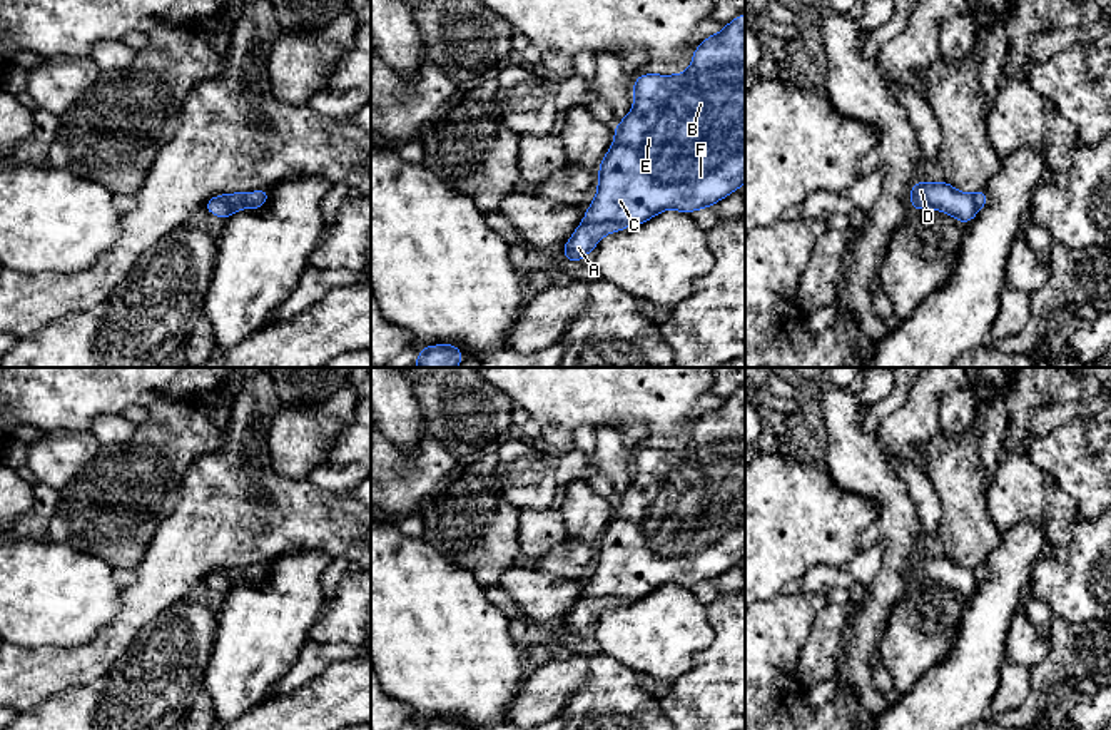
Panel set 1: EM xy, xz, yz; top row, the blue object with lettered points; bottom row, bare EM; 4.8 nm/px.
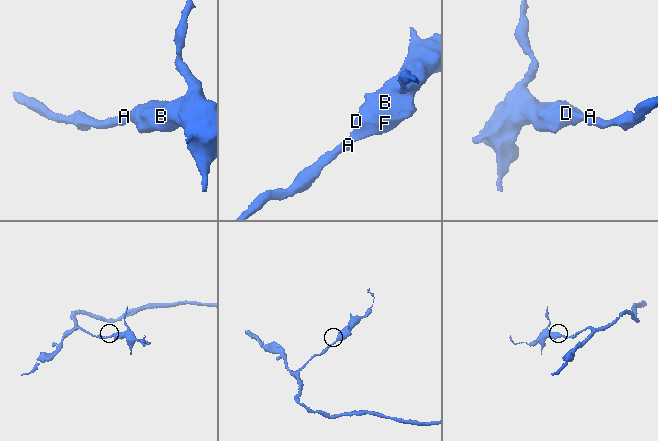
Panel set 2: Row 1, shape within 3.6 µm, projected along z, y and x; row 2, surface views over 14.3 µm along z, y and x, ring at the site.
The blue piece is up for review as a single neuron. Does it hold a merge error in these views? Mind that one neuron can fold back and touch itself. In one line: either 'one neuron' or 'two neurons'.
one neuron

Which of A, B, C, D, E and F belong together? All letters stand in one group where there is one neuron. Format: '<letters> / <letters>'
A B C D E F

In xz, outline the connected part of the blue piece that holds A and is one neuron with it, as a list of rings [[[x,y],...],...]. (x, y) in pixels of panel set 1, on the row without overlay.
[[[745,388],[727,398],[720,408],[707,411],[695,423],[692,439],[687,446],[678,449],[643,448],[633,454],[633,468],[633,483],[620,498],[615,499],[615,516],[598,541],[600,553],[595,575],[590,581],[586,581],[585,595],[580,596],[570,615],[561,620],[565,631],[571,636],[571,640],[593,625],[598,615],[610,606],[647,596],[665,583],[692,588],[697,583],[712,581],[745,556]]]

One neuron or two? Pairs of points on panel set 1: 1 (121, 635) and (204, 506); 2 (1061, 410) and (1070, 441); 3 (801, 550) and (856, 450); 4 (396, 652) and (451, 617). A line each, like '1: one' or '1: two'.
1: one
2: two
3: two
4: one

